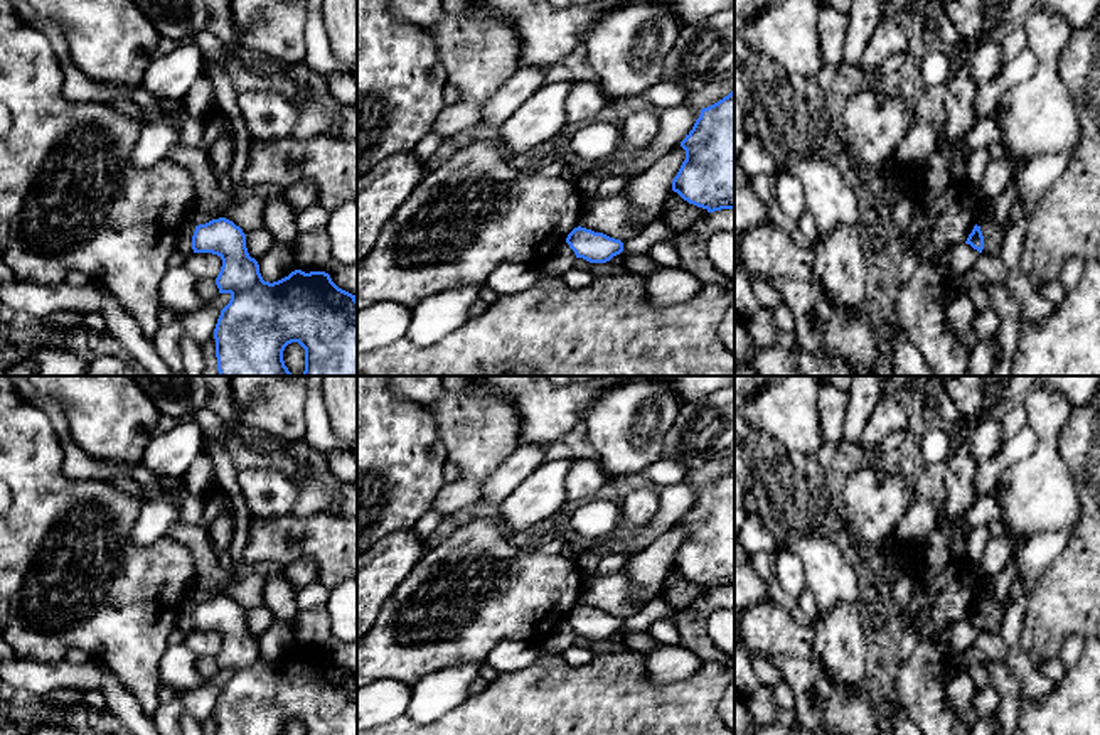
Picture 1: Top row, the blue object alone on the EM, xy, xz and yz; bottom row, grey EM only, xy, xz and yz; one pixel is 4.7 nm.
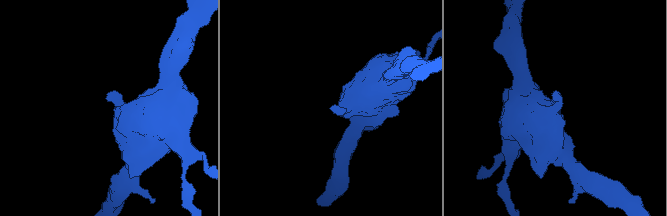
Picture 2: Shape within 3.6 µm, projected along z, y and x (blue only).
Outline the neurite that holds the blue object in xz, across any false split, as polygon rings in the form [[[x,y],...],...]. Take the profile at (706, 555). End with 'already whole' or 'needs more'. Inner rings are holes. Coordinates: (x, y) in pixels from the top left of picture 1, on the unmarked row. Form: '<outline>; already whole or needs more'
[[[734,467],[701,487],[681,524],[686,538],[672,568],[708,590],[734,587]]]; already whole

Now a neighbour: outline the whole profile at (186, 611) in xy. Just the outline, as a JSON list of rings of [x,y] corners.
[[[190,598],[185,600],[180,609],[179,609],[179,624],[177,627],[179,629],[184,629],[187,632],[192,632],[194,627],[192,627],[192,614],[194,614],[194,609],[195,609],[195,602],[192,602]]]

